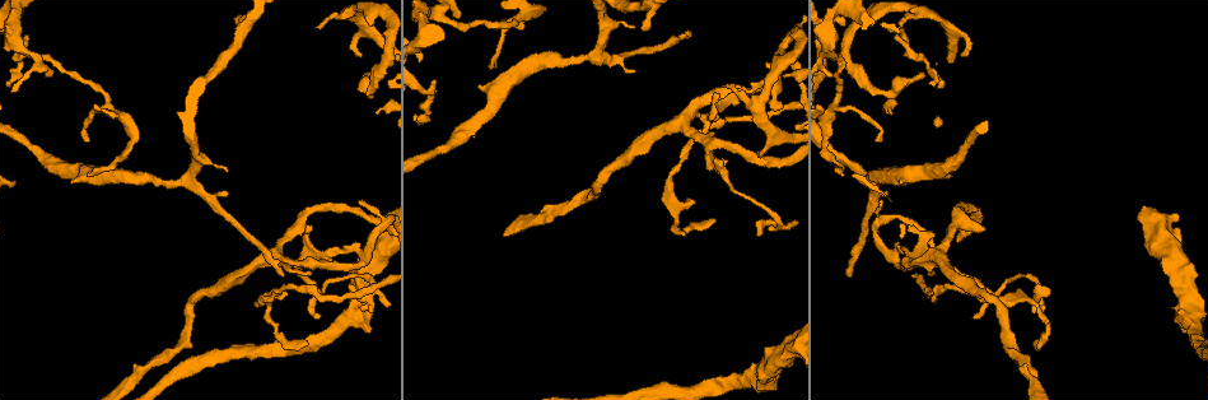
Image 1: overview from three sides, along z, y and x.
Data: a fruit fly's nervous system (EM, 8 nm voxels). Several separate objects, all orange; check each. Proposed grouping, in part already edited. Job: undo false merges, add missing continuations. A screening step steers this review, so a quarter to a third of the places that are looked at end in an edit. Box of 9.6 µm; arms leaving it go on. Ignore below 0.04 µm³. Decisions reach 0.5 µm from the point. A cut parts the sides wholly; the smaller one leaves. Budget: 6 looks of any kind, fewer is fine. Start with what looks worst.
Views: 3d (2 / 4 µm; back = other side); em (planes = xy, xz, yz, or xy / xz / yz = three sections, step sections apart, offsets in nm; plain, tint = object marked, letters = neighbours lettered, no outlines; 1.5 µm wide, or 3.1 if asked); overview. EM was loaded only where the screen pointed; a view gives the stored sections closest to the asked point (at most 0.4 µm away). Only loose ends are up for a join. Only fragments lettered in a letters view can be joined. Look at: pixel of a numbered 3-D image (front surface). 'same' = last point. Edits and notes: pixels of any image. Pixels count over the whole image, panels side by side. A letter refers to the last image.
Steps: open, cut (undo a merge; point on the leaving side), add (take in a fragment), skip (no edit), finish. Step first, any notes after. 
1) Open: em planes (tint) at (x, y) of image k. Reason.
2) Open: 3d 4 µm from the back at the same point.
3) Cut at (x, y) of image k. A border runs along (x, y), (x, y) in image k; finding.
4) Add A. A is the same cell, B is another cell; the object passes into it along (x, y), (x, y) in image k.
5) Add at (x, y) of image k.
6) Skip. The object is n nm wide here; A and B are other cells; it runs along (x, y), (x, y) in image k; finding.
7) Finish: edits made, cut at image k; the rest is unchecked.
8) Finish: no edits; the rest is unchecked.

Open: em planes (letters) at (321, 26) of image 1. An open end.

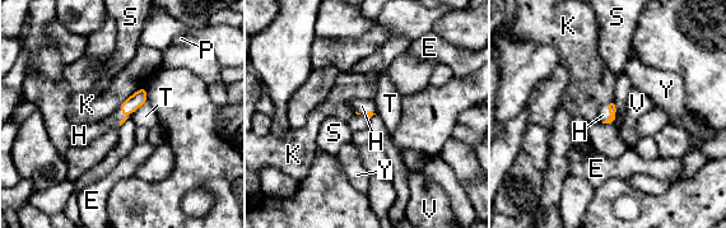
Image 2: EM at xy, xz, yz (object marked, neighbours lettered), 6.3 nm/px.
Add at (89, 131) of image 2. H is the same cell, E, K, P, S, T, V and Y are other cells; the object passes into it along (138, 98), (124, 117), (89, 131) in image 2; it goes on there.

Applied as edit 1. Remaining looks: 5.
Open: em planes (letters) at (1036, 339) of image 1. Thin end.

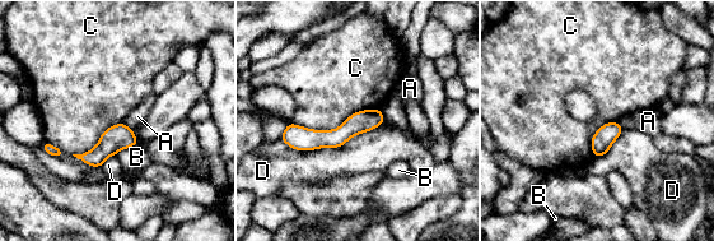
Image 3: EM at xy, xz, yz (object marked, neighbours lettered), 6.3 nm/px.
Skip. A, B, C and D are other cells; a border runs along (378, 109), (334, 129), (288, 123) in image 3; none of them fits.

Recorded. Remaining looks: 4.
Open: em xz step 4 (tint) at (849, 276) of image 1. Branch stops here.

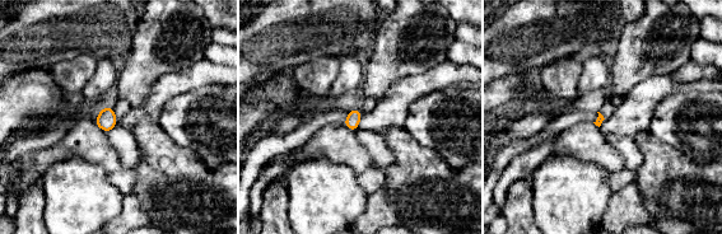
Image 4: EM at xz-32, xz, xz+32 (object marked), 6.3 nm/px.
Open: em xz step 4 (letters) at the same point.

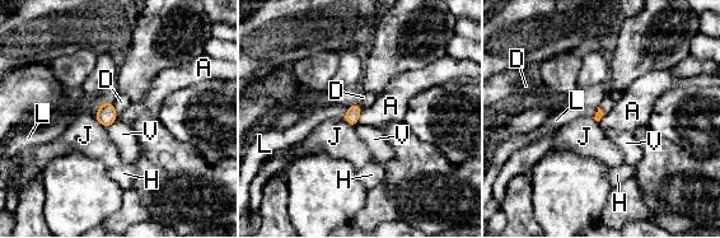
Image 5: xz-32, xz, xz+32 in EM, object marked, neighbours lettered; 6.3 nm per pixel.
Skip. A, D, H, J, L and V are other cells; a border runs along (99, 106), (93, 116) in image 5; none of them fits.

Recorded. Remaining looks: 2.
Finish: edits made, add at image 2; the rest is unchecked.

